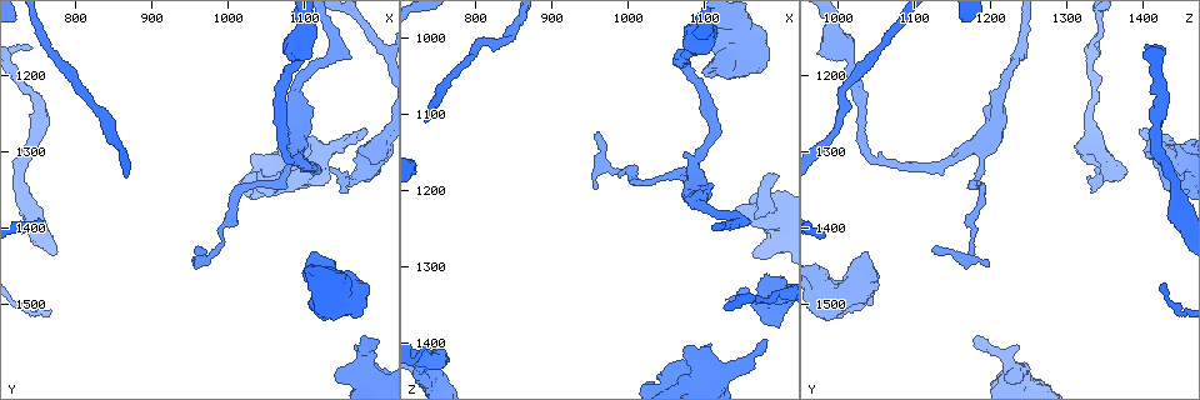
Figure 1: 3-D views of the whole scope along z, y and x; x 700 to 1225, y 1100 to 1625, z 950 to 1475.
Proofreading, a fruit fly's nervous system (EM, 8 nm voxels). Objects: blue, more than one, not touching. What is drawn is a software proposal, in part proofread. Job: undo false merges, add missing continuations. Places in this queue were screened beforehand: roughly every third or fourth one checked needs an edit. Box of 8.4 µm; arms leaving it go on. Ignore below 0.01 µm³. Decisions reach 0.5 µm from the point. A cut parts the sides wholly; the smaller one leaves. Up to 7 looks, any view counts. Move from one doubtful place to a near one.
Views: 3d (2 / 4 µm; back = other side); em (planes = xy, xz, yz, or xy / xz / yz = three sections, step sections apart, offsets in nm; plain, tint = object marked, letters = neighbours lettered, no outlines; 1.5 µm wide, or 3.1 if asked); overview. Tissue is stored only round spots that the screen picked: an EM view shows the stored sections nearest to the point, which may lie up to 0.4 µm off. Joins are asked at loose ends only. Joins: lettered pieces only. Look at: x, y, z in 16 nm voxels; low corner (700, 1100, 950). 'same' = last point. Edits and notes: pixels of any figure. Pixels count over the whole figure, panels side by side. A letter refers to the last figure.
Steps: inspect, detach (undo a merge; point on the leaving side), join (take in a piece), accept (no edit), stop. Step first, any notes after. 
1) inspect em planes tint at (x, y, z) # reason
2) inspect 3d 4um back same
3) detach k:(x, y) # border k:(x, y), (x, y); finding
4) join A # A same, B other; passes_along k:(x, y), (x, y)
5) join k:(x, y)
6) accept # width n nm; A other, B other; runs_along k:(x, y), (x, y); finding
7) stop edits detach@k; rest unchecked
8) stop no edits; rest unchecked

inspect 3d 2um at (960, 1425, 1125) # thin end

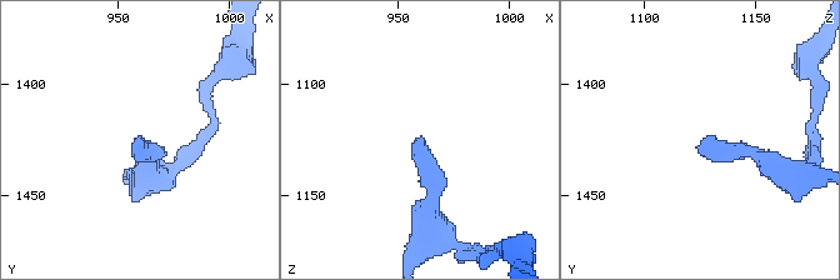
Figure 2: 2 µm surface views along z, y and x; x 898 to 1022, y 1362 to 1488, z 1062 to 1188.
inspect em planes letters at (960, 1427, 1126)

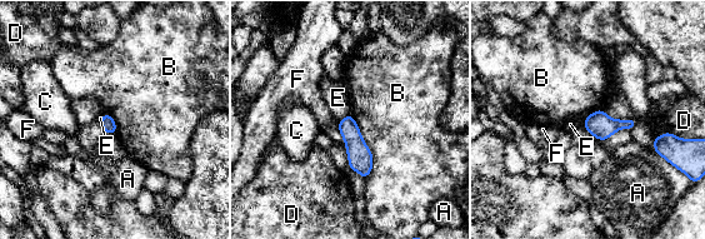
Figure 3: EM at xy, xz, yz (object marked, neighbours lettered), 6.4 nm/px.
accept # width 90 nm; A other, B other, C other, D other, E other, F other; border 3:(350, 114), (371, 155), (365, 179); no lettered piece goes on from it

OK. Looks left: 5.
inspect 3d 4um at (1200, 1550, 1180) # free end

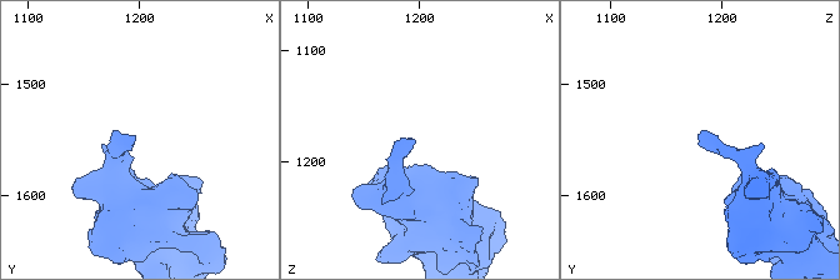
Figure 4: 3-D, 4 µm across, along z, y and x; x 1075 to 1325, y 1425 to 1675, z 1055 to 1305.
inspect em planes letters at (1196, 1548, 1178)

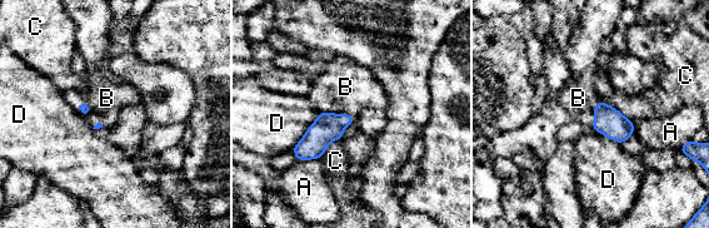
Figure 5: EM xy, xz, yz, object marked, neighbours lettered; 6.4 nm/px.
join B # A other, B same, C other, D other; passes_along 5:(328, 127), (336, 114), (345, 87); the cell continues

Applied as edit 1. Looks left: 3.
stop edits join@5; rest unchecked

